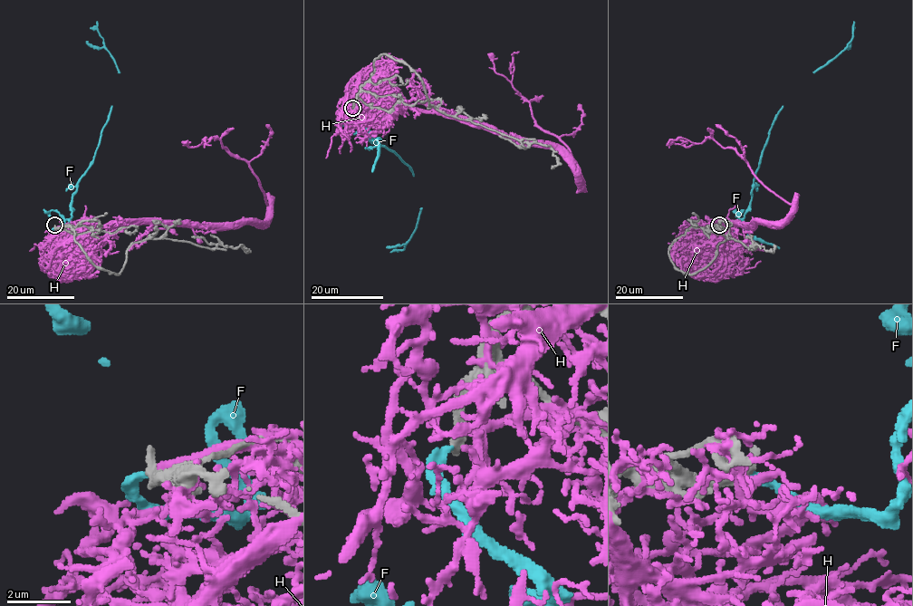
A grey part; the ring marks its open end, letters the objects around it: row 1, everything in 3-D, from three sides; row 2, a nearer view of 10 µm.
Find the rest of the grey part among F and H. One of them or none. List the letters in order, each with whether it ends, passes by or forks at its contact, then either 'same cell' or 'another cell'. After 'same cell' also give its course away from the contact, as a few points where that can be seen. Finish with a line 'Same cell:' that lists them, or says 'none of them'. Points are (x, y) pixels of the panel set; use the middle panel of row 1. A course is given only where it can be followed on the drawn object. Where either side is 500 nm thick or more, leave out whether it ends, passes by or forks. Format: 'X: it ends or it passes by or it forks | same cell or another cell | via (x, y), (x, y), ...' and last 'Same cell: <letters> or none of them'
F: it ends | another cell
H: it forks | another cell
Same cell: none of them

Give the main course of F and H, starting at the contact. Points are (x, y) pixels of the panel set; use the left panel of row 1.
F: (54, 227), (63, 232), (62, 224), (72, 216), (72, 194), (93, 158), (112, 105), (118, 72), (97, 22)
H: (55, 227), (89, 234), (112, 222), (262, 224), (264, 195), (245, 159), (218, 139), (182, 141)

